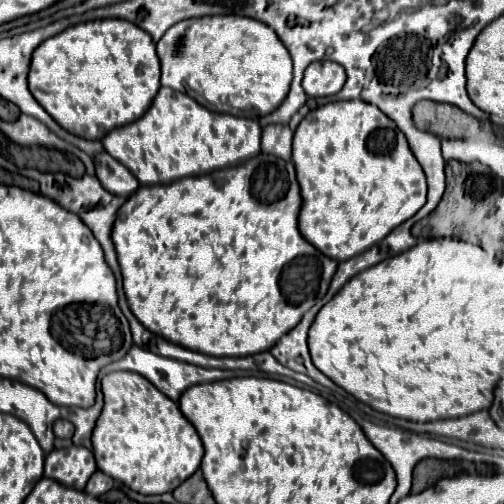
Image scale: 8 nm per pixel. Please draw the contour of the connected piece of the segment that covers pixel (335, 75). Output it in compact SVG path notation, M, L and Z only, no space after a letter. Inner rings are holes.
M324 60L324 62L312 62L304 72L304 90L312 98L320 96L332 96L342 90L346 82L346 72L340 64Z

